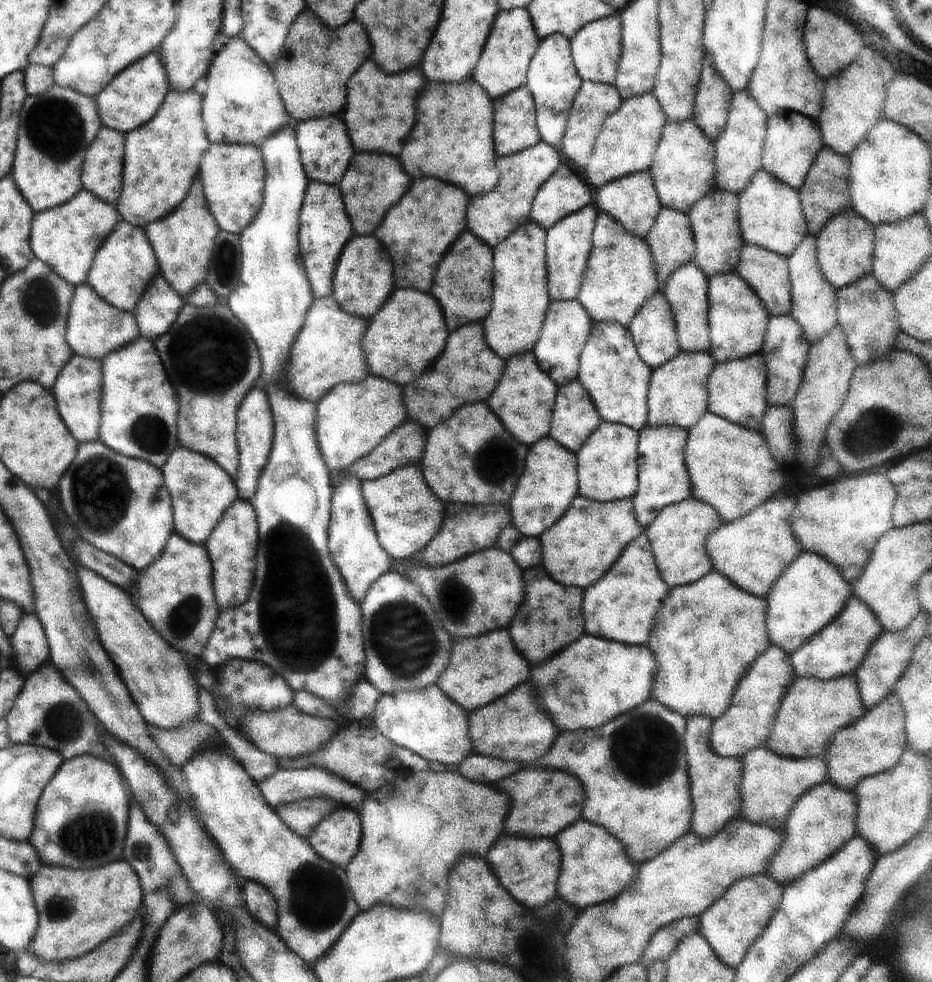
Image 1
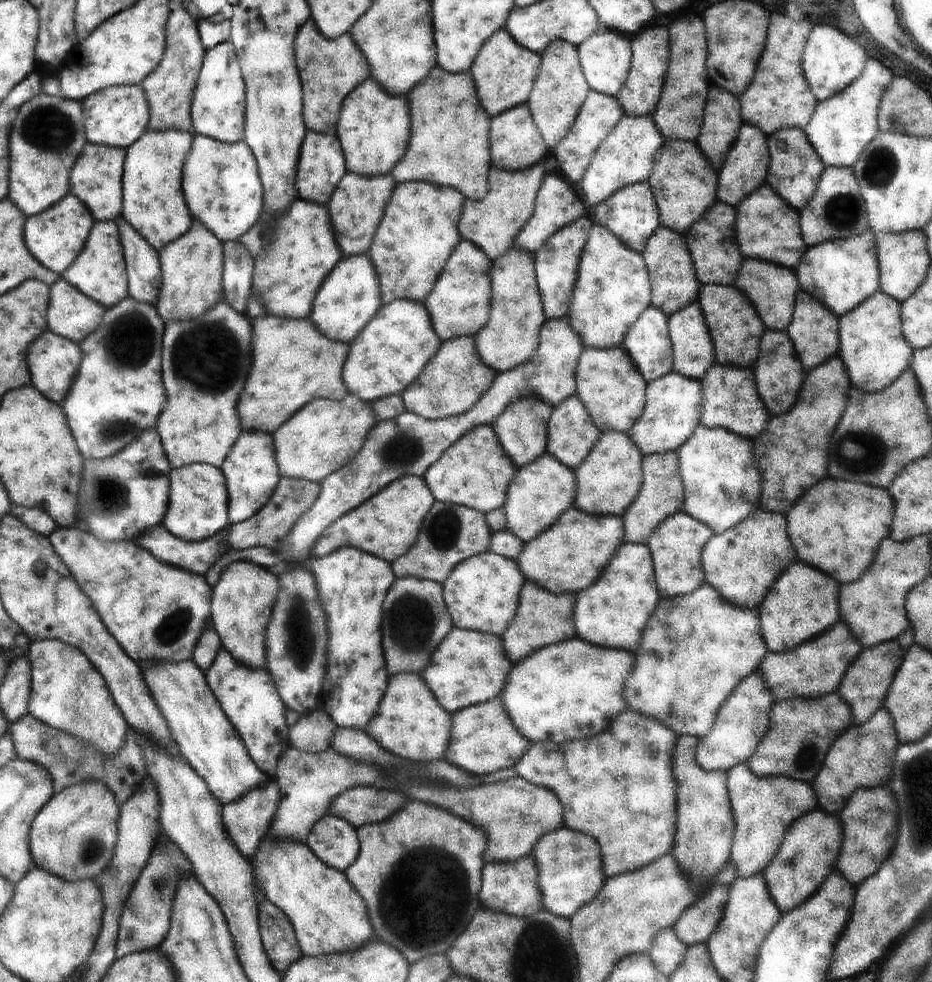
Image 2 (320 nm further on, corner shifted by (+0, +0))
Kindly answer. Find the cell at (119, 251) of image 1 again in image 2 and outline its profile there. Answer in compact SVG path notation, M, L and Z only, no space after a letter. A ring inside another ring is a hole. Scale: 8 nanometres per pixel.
M97 221L80 258L62 276L84 291L90 298L96 299L108 308L120 305L122 301L126 300L131 295L129 270L118 221Z

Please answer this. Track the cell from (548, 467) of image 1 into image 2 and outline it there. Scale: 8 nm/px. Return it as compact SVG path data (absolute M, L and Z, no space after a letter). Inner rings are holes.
M548 451L536 461L518 468L517 476L507 490L507 500L503 506L506 528L525 543L540 537L574 504L574 496L577 496L576 479L576 471L554 458Z

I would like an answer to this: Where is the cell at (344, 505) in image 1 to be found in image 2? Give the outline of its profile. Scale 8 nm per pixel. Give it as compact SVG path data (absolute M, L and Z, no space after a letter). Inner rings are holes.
M346 547L324 558L312 562L314 574L318 574L318 586L322 586L322 602L326 602L326 610L330 610L330 634L334 640L330 642L330 674L325 674L322 690L322 710L332 716L338 727L362 729L374 718L389 686L389 672L384 664L382 652L382 602L394 579L392 564L366 551Z

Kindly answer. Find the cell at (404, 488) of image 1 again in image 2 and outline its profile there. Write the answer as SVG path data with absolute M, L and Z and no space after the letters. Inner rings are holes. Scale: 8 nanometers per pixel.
M410 475L400 477L369 498L364 505L357 506L333 522L330 530L326 530L326 534L322 534L316 542L312 556L326 556L346 547L354 547L392 564L393 560L404 556L416 544L421 525L436 501L424 478Z

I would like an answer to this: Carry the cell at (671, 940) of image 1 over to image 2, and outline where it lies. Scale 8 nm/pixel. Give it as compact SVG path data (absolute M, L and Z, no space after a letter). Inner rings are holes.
M729 886L710 887L678 917L672 929L686 946L706 943L716 932L729 900Z

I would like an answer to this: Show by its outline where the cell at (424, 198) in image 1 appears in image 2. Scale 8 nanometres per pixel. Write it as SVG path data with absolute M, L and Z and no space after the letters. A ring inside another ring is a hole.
M428 182L395 186L368 252L380 280L383 304L398 299L425 302L446 260L461 242L458 229L462 204L461 191L447 186Z

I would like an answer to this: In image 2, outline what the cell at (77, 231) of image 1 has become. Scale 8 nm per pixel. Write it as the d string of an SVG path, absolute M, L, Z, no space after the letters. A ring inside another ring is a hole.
M73 192L44 213L29 217L26 242L36 258L61 276L80 258L97 221L91 208Z

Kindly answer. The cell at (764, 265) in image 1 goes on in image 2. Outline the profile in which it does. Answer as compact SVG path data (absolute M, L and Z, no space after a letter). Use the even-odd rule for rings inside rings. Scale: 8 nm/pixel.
M745 258L744 264L741 265L740 276L737 277L734 286L750 298L770 330L786 331L793 317L798 281L792 269L766 259Z

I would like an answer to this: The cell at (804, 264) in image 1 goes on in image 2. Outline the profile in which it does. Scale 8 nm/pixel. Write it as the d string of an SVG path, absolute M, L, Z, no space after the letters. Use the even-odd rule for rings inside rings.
M802 291L802 294L796 296L793 317L786 331L796 344L806 370L816 369L838 354L838 318L833 311L807 292Z

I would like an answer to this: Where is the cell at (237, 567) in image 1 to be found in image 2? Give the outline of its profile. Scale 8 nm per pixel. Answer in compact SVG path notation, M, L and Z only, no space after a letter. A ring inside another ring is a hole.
M250 561L233 562L226 567L212 593L212 622L214 630L226 649L239 663L257 671L267 670L266 637L268 626L276 605L276 594L281 588L278 575L264 566Z

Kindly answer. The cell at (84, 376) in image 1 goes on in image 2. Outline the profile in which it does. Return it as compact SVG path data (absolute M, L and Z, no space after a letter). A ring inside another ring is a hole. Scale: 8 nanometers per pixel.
M48 330L48 332L41 334L29 350L29 363L33 372L34 385L48 398L63 405L64 401L68 400L69 394L72 393L84 358L85 352L80 343Z

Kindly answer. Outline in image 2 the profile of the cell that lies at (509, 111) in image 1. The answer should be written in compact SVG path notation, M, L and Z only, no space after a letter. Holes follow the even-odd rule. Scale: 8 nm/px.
M527 102L496 115L493 118L493 130L490 138L492 139L494 167L502 168L505 171L528 169L534 164L540 163L546 154L544 138L533 121L533 115Z

